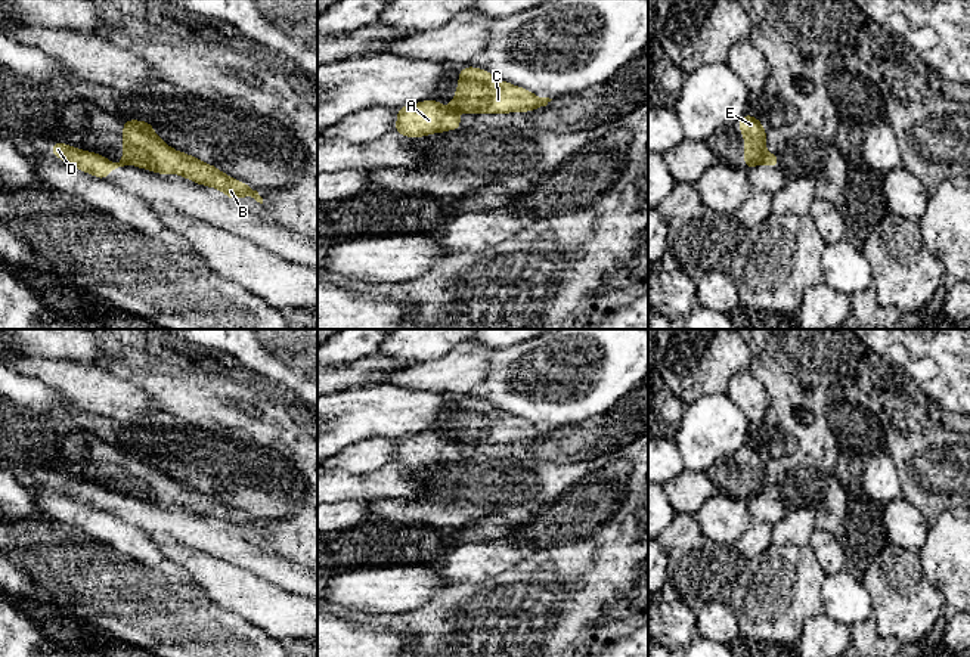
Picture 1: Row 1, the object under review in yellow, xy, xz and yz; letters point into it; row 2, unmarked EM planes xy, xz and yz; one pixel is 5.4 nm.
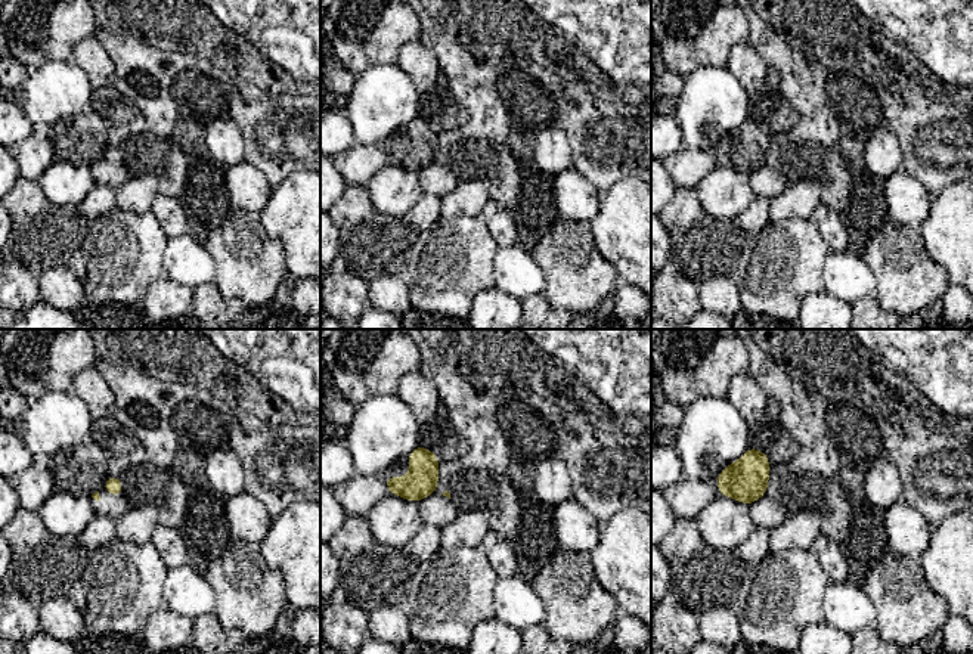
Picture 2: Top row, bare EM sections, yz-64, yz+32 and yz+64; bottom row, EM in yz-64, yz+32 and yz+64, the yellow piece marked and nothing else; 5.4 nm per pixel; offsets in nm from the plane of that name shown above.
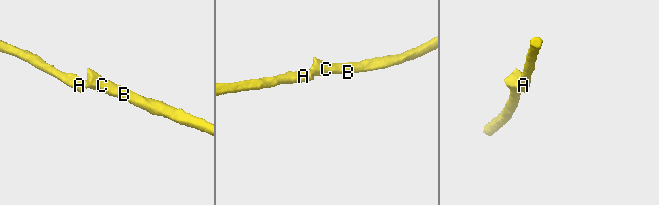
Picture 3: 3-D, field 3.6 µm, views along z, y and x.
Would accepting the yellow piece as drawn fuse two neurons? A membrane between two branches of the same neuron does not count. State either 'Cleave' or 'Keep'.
Cleave

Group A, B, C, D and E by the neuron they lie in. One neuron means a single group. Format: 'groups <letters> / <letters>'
groups A D / B C E

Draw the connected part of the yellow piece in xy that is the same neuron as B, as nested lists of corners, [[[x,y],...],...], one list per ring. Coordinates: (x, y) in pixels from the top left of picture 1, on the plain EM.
[[[124,450],[123,493],[156,505],[179,505],[201,517],[223,521],[230,532],[251,527],[263,534],[263,529],[258,523],[245,512],[235,511],[216,496],[168,477],[156,467],[149,452]]]

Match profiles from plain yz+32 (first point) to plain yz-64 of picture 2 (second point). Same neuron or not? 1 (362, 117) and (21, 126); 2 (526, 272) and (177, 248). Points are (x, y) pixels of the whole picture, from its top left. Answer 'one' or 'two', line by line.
1: two
2: one

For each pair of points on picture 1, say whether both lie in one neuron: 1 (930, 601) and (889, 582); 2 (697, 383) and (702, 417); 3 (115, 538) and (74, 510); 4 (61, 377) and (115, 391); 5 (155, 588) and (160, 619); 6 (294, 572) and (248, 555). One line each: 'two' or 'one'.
1: one
2: two
3: one
4: one
5: one
6: one

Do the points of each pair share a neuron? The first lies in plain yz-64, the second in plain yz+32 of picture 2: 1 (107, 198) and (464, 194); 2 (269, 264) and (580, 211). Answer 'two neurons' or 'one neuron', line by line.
1: two neurons
2: two neurons

